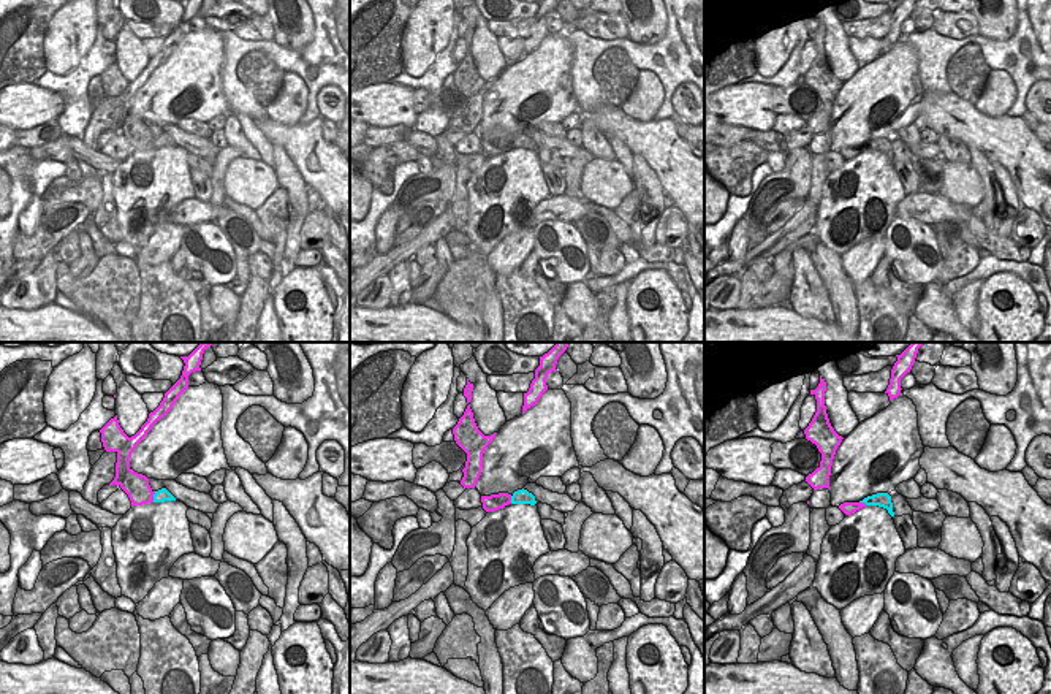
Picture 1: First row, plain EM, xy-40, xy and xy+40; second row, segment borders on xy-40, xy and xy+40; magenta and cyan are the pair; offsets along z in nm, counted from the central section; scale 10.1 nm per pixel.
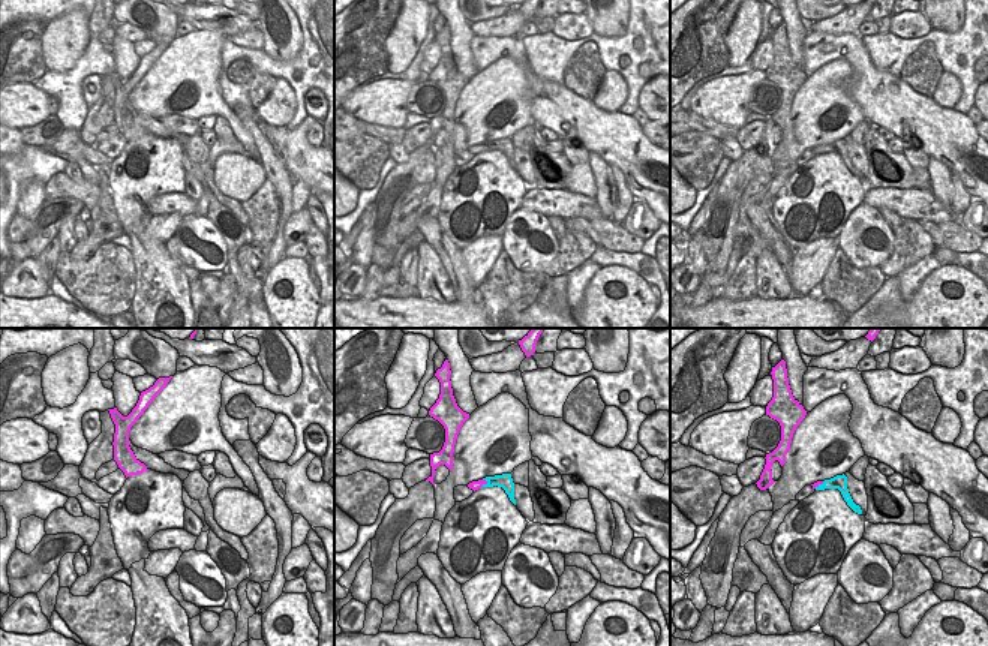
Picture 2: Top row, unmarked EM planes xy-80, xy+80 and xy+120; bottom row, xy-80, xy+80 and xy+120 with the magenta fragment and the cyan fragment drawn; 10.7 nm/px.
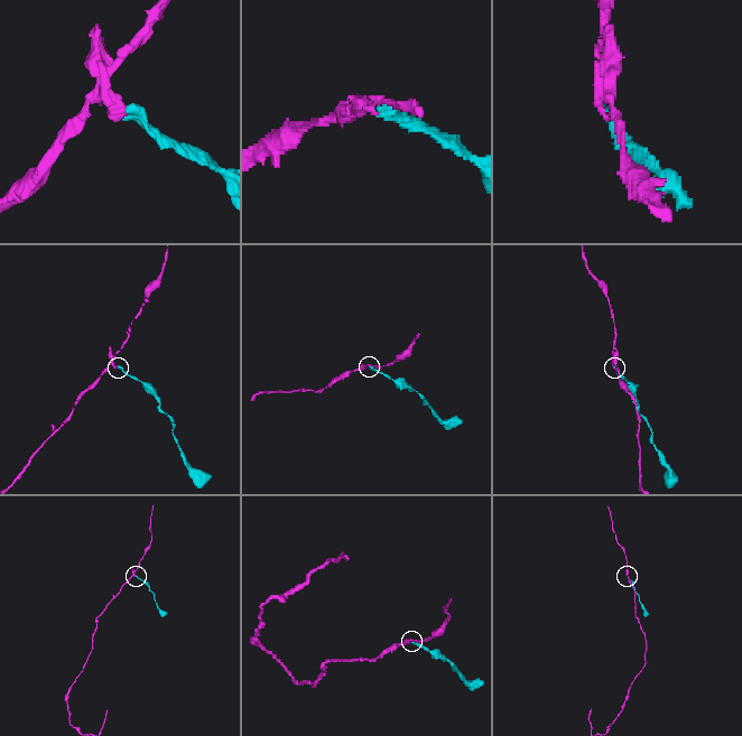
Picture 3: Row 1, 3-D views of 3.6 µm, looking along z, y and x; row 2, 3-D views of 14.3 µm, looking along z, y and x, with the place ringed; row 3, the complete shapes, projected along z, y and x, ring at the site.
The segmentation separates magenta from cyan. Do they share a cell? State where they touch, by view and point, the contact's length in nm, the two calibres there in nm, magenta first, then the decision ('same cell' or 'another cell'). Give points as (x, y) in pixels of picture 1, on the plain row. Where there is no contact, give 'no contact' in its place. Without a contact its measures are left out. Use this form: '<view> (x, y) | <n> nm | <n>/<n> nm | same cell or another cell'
xy-40 (152, 141) | 120 nm | 260/130 nm | another cell

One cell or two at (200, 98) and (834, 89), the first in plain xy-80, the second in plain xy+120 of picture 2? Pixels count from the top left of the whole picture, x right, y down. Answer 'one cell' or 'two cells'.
one cell

